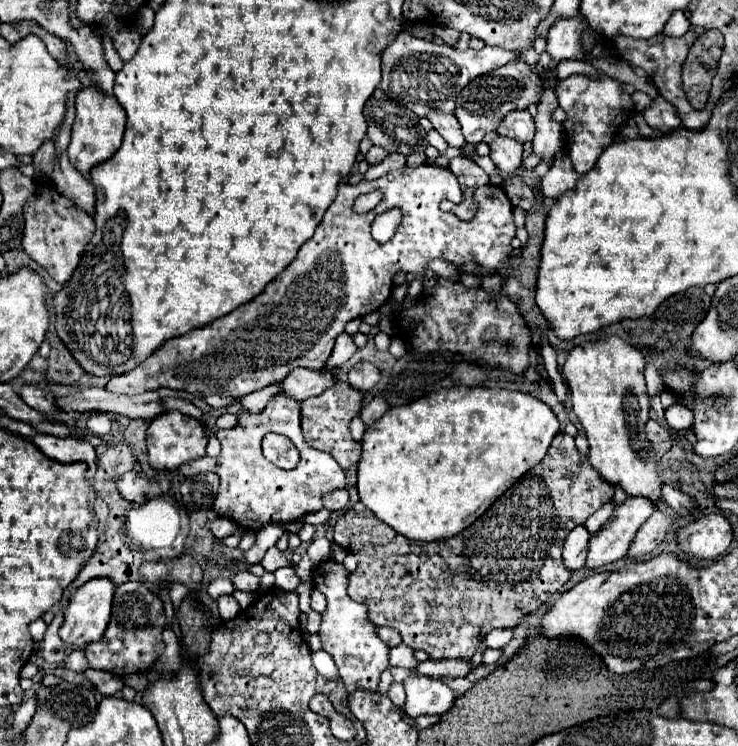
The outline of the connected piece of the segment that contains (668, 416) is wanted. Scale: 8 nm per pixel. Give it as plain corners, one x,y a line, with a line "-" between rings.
673,404
665,410
665,422
671,430
687,430
693,424
693,414
689,412
689,408

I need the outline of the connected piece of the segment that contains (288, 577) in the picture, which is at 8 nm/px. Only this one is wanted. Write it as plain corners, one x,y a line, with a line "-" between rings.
279,568
275,572
275,584
283,590
295,590
299,584
299,576
295,574
293,568

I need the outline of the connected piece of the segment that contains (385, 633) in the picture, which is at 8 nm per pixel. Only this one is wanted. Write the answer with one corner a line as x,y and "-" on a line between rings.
377,628
377,632
379,632
379,638
381,638
383,642
387,642
389,646
401,644
401,634
399,634
395,628

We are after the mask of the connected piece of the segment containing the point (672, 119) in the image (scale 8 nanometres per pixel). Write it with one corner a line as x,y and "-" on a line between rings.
657,96
651,106
643,112
643,118
645,122
657,130
657,132
671,132
671,130
677,130
681,128
681,118
677,114
677,110
663,98
663,96

